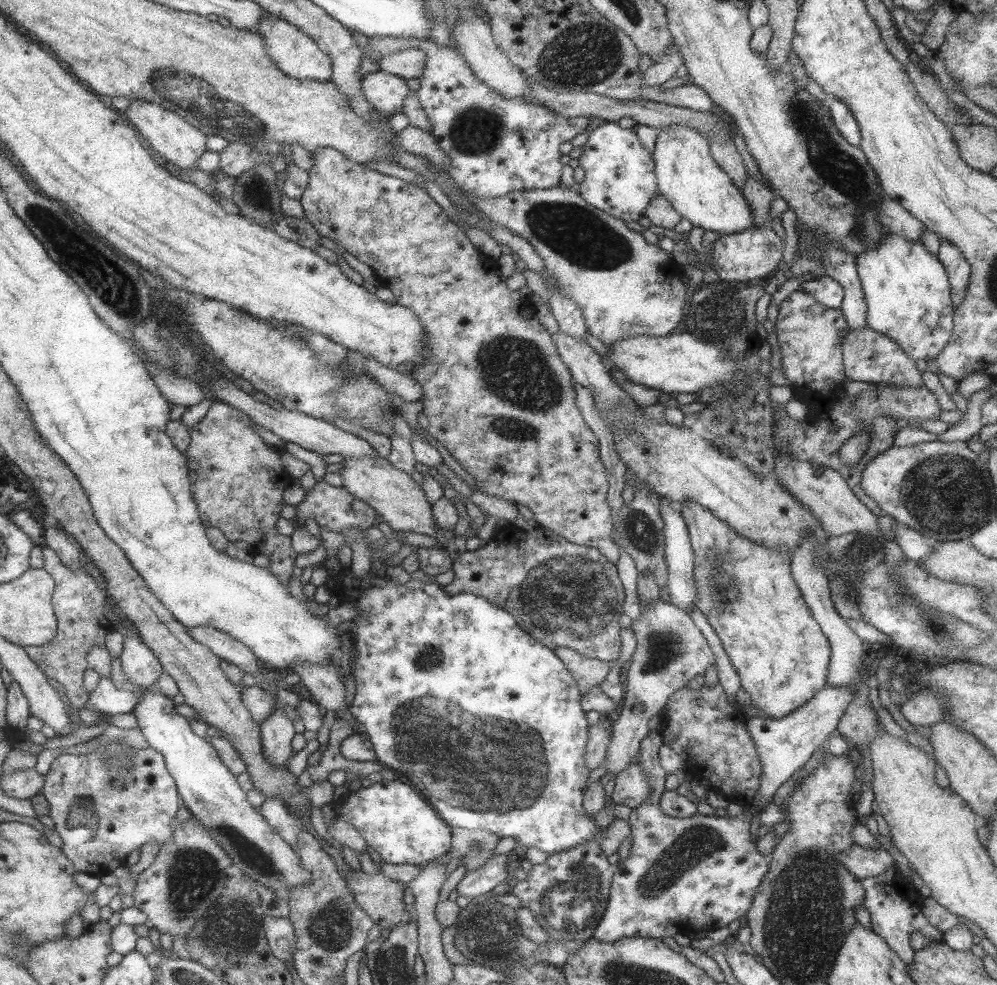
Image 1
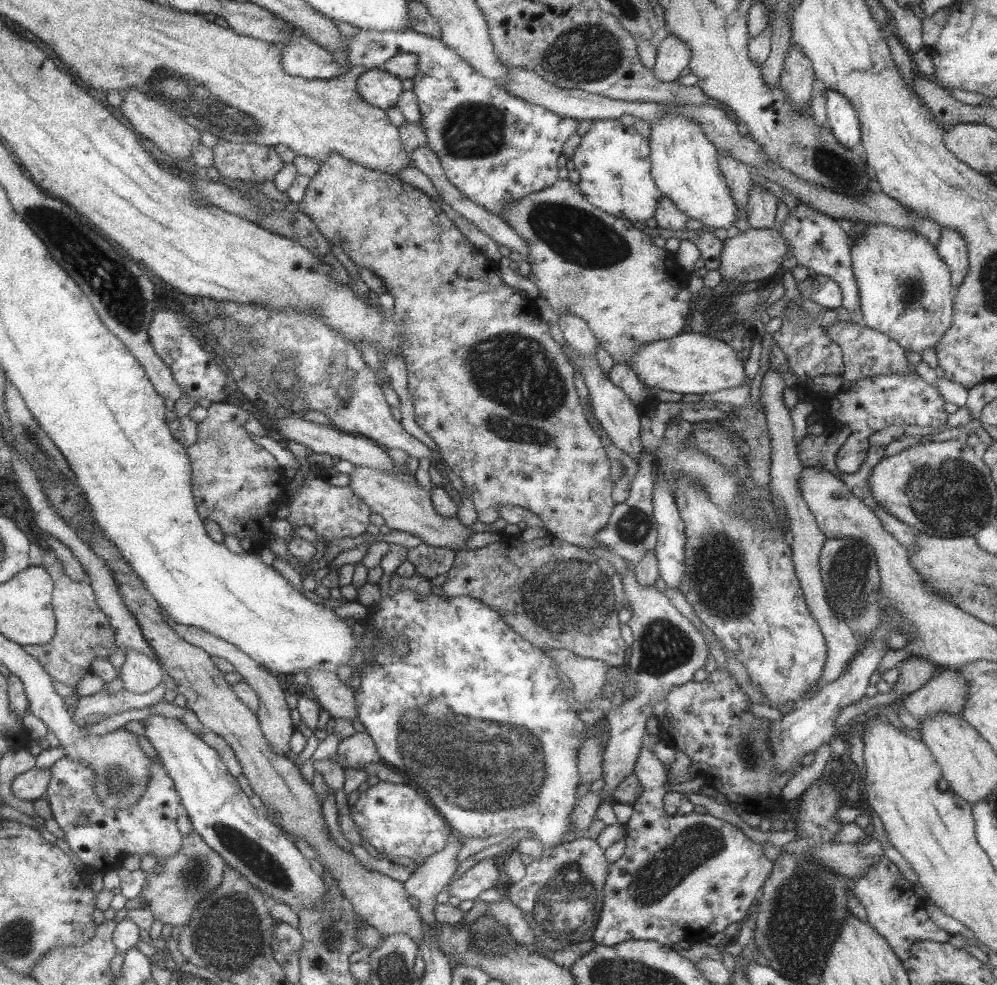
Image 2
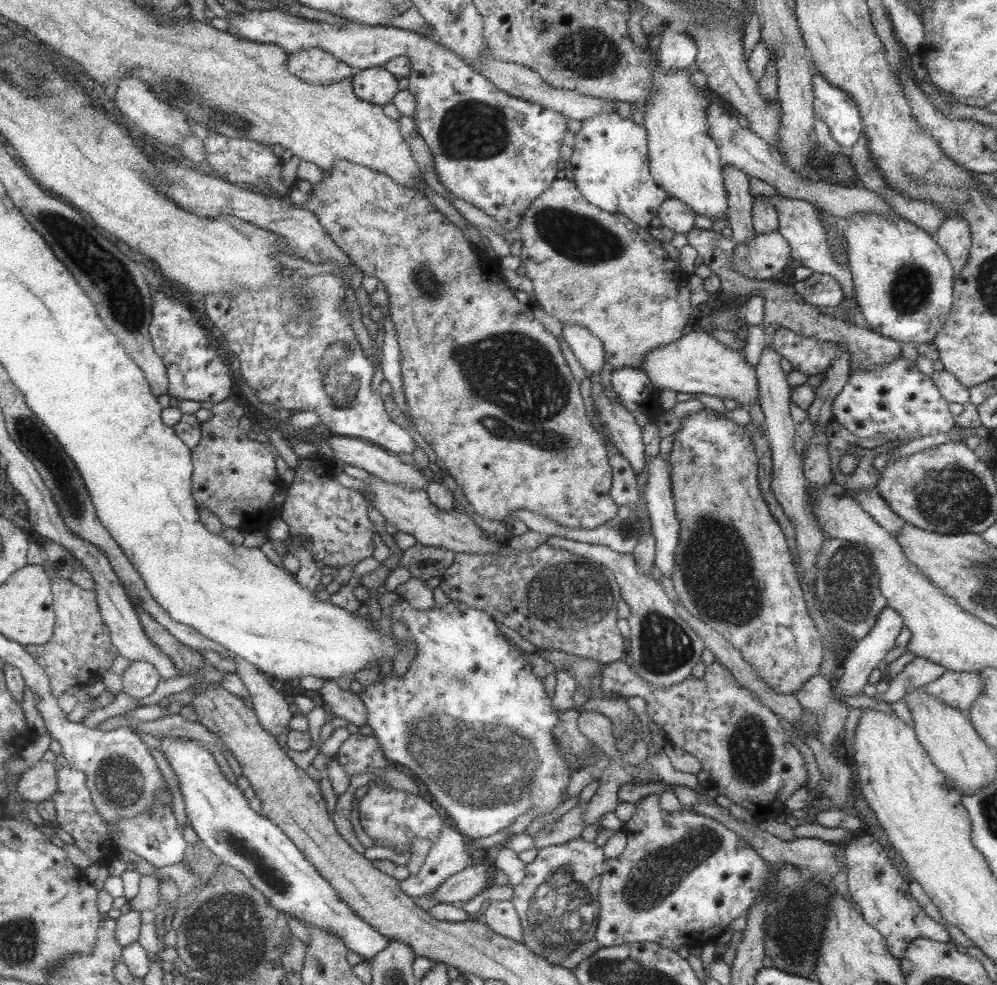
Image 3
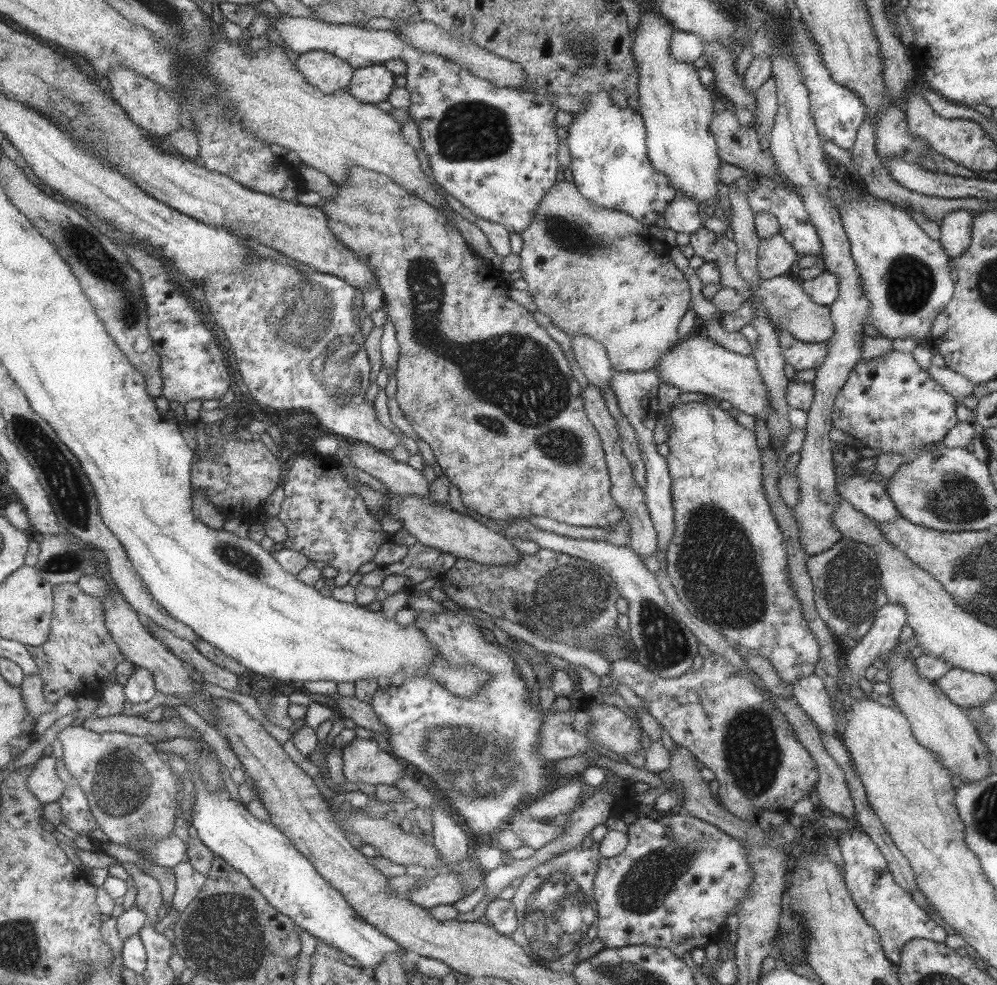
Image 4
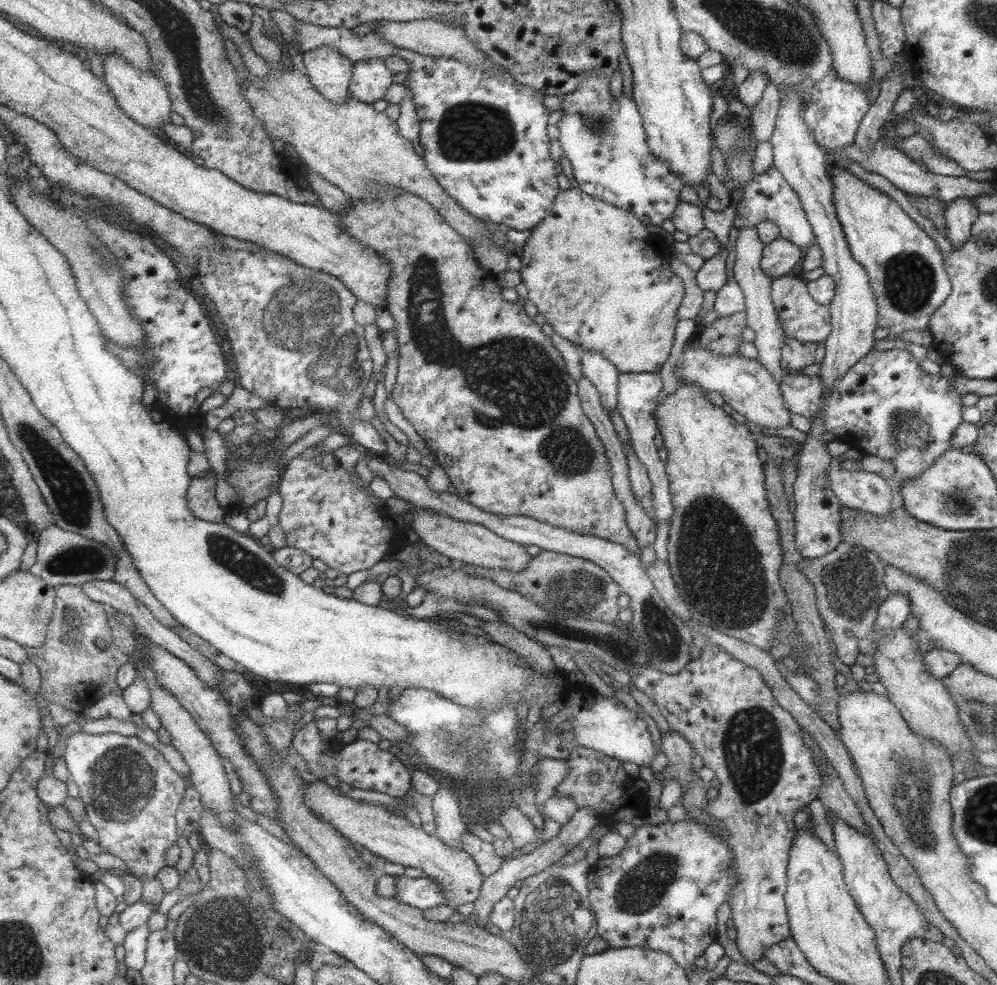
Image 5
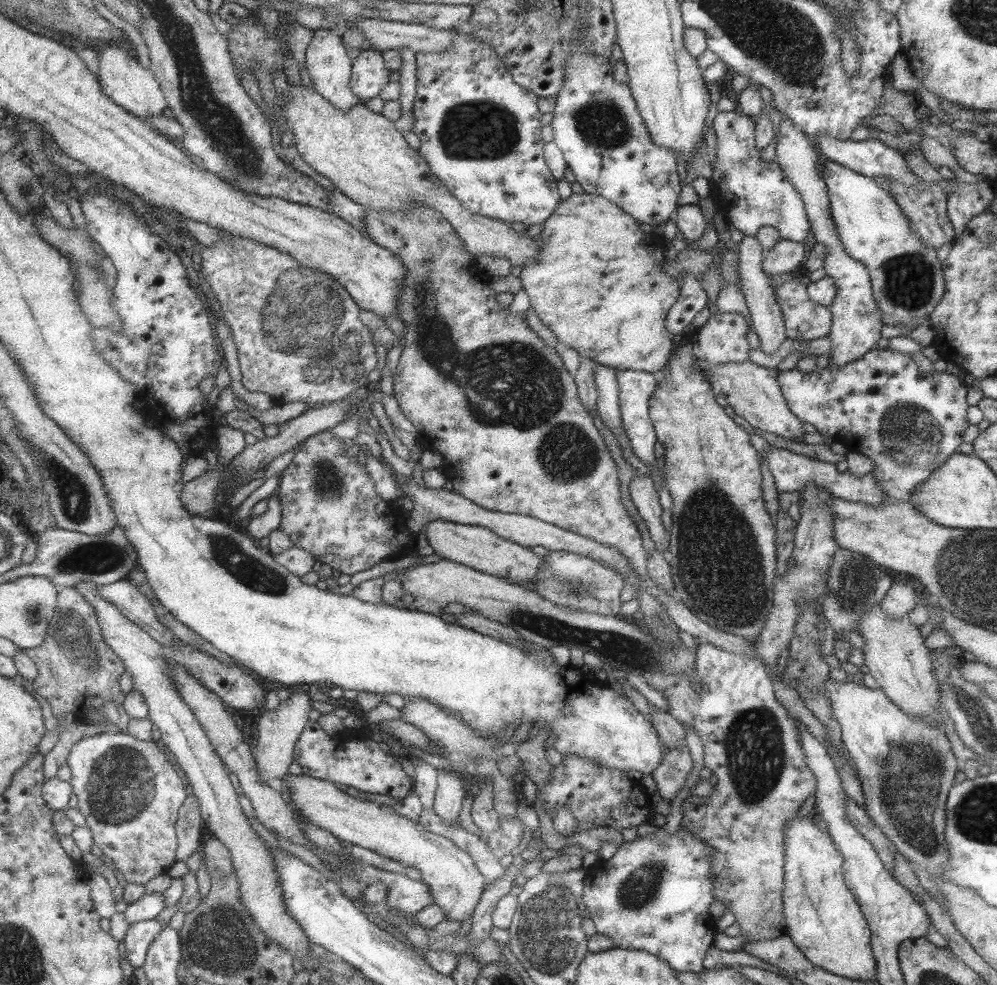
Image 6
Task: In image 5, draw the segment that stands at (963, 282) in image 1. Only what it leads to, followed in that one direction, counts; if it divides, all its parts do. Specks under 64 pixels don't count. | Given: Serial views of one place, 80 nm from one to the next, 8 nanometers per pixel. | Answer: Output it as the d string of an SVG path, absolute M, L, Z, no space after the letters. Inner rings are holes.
M957 198L947 202L944 210L944 220L948 226L945 235L953 249L963 246L971 237L973 222L981 214L977 211L975 203L970 198Z

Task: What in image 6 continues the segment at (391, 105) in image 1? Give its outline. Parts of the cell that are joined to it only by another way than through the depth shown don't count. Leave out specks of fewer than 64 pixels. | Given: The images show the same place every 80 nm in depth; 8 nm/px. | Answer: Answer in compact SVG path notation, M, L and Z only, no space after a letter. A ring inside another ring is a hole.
M363 49L351 61L350 89L361 103L377 96L388 84L390 70L384 65L383 55L374 49Z

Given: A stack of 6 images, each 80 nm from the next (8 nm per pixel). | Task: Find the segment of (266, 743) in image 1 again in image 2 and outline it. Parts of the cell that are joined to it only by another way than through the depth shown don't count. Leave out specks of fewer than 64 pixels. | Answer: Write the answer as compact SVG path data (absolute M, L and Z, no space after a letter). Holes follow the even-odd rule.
M165 609L162 610L164 617L168 620L169 625L175 629L177 635L183 637L187 643L200 647L205 650L205 653L212 656L219 656L225 658L228 662L231 662L236 669L236 677L243 680L245 683L250 684L251 688L255 690L261 697L259 702L259 712L257 712L262 724L262 729L272 744L272 747L281 754L284 754L290 750L290 742L293 733L296 731L296 726L293 725L293 718L291 718L291 708L287 704L287 696L283 691L282 686L279 683L277 676L269 672L266 668L261 667L259 663L251 659L249 655L235 645L222 640L221 638L207 632L201 628L196 628L189 625L179 624Z

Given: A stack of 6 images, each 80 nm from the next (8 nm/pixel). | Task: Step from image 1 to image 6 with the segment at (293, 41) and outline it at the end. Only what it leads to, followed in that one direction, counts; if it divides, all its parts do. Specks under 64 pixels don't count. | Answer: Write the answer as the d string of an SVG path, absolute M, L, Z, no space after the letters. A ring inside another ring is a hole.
M318 29L305 53L306 68L309 72L315 90L329 99L333 106L347 112L356 104L360 104L360 98L354 95L350 89L351 58L341 43L340 32L334 29Z

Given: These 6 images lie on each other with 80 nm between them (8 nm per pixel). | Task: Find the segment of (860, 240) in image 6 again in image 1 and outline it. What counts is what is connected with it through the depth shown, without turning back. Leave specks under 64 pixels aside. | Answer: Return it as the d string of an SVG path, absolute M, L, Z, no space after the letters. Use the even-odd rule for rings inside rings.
M887 233L871 250L857 253L854 261L861 291L865 297L866 327L893 339L913 360L935 358L951 337L955 315L948 273L939 259L932 255L921 242Z

